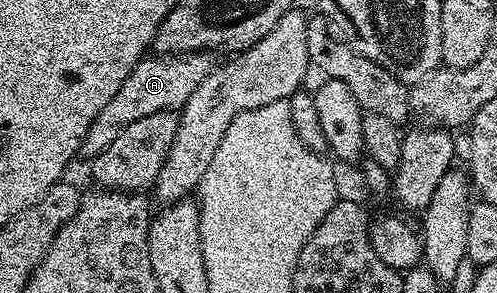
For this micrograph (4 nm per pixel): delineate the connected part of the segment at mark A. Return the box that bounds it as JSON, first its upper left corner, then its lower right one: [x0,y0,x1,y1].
[81,51,215,159]

